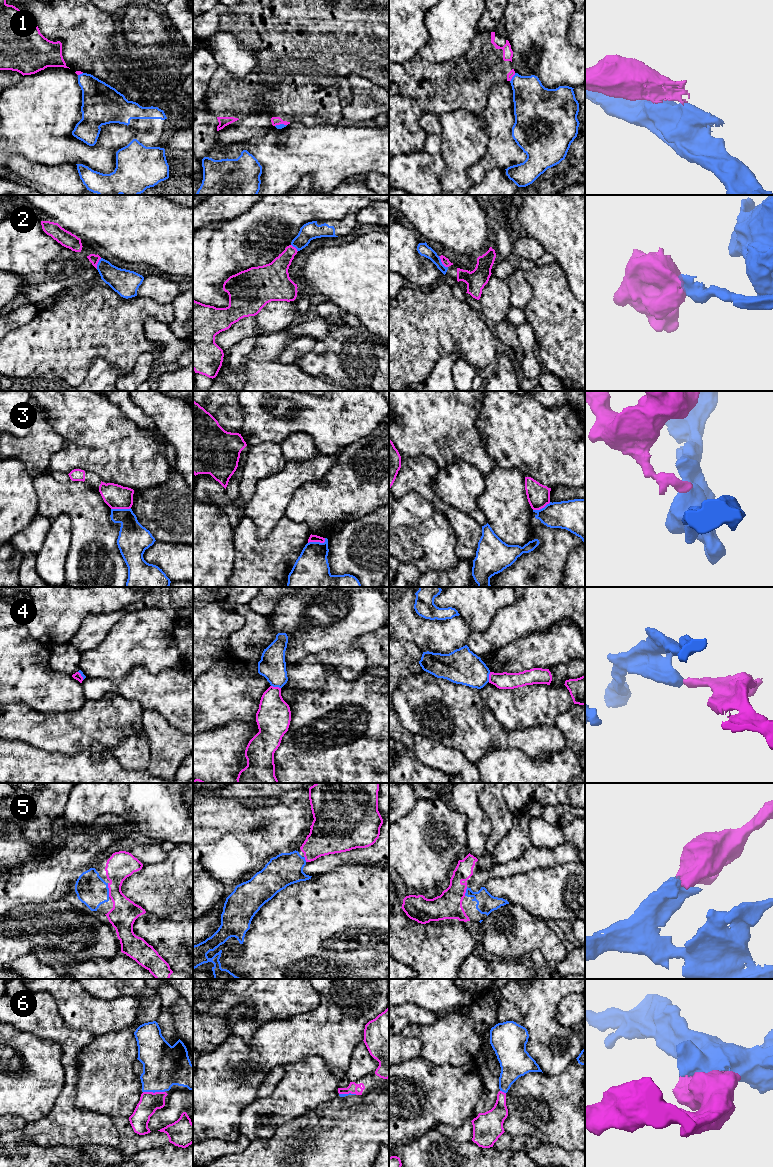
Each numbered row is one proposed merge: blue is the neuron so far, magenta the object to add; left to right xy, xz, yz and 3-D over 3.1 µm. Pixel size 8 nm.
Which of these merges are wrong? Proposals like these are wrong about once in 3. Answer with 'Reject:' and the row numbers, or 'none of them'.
Reject: 1, 3, 4

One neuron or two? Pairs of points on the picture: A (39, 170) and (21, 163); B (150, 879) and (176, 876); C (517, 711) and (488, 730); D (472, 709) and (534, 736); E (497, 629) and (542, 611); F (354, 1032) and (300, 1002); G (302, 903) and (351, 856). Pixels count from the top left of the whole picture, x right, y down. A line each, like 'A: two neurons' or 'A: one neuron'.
A: one neuron
B: one neuron
C: two neurons
D: one neuron
E: one neuron
F: two neurons
G: two neurons

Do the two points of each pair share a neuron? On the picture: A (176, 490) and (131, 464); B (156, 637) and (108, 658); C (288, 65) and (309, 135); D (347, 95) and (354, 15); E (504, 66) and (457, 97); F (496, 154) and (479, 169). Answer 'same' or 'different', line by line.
A: different
B: same
C: different
D: different
E: same
F: same

